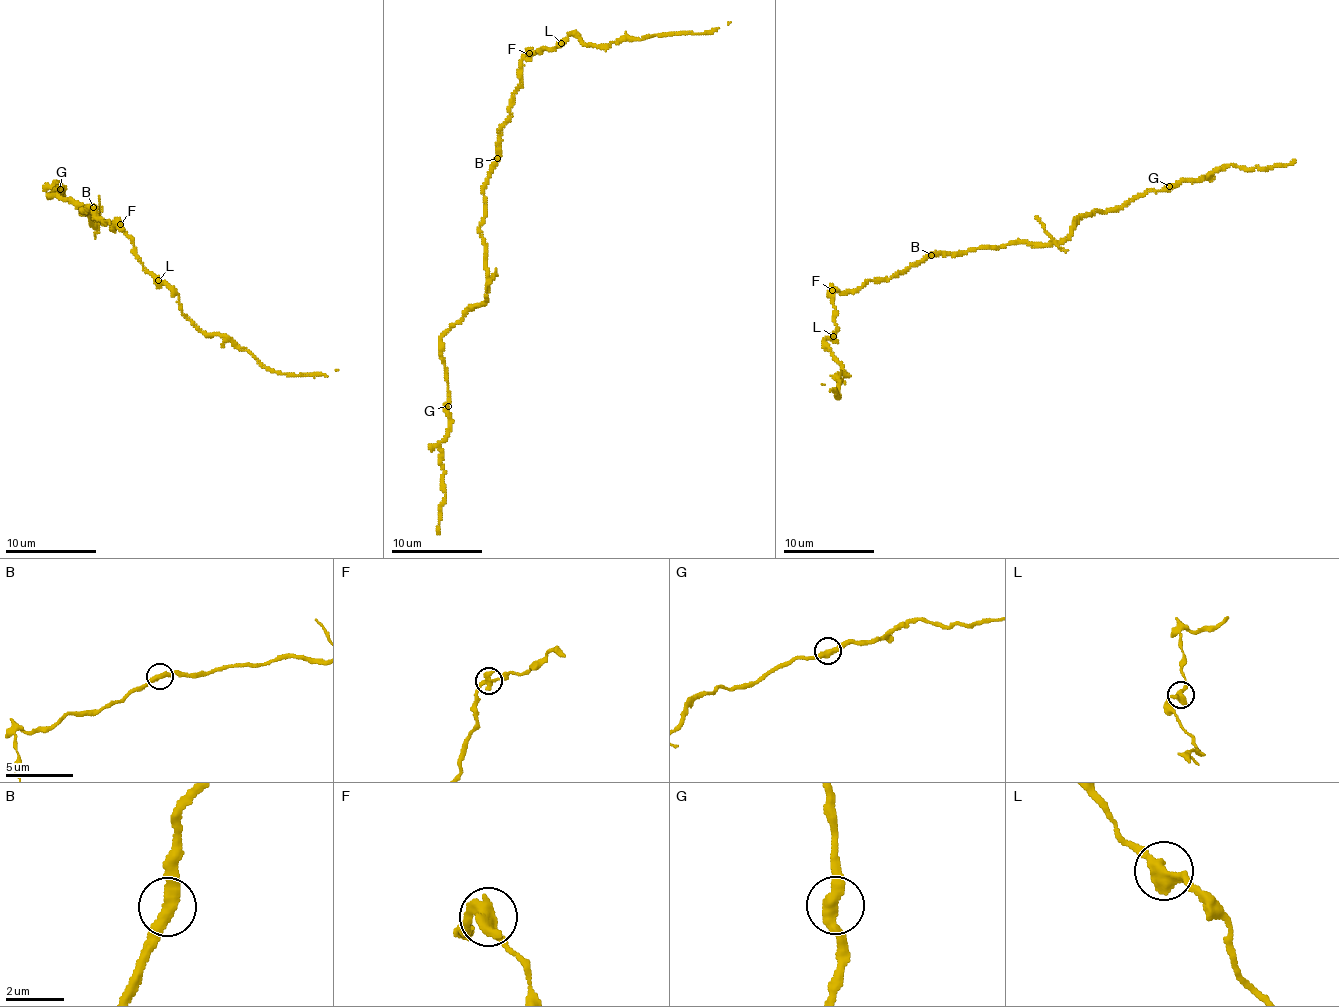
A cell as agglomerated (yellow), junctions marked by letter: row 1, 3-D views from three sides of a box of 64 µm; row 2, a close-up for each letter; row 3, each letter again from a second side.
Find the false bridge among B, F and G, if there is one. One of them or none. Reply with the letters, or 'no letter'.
F

